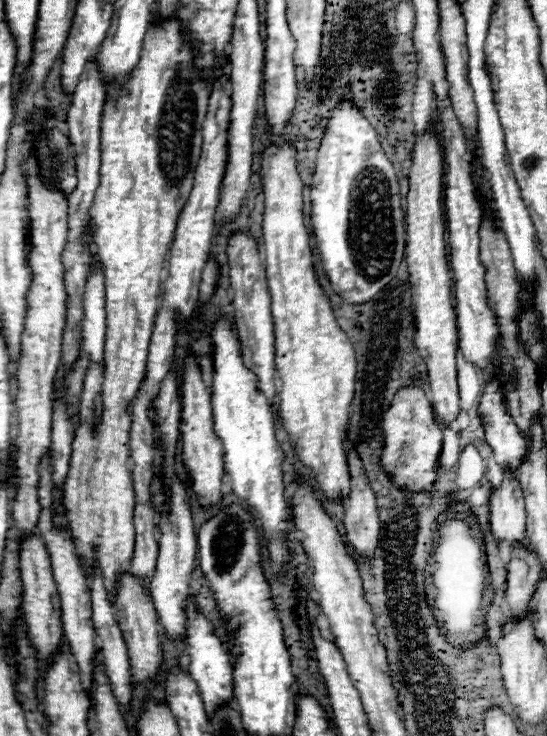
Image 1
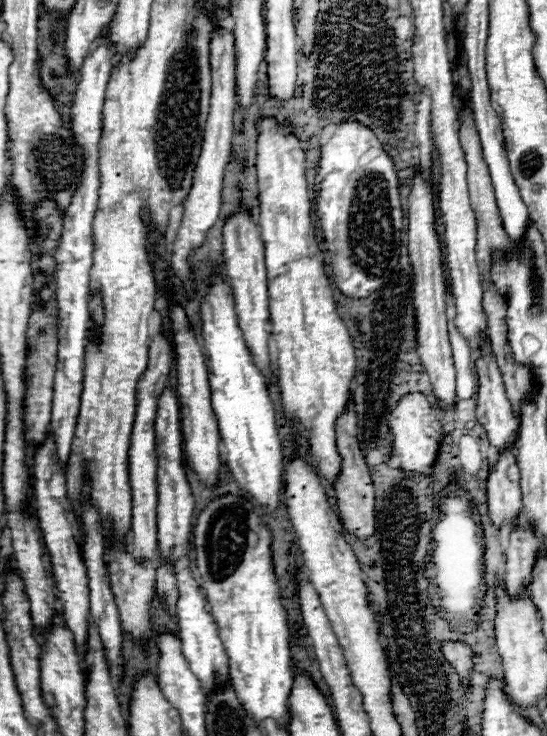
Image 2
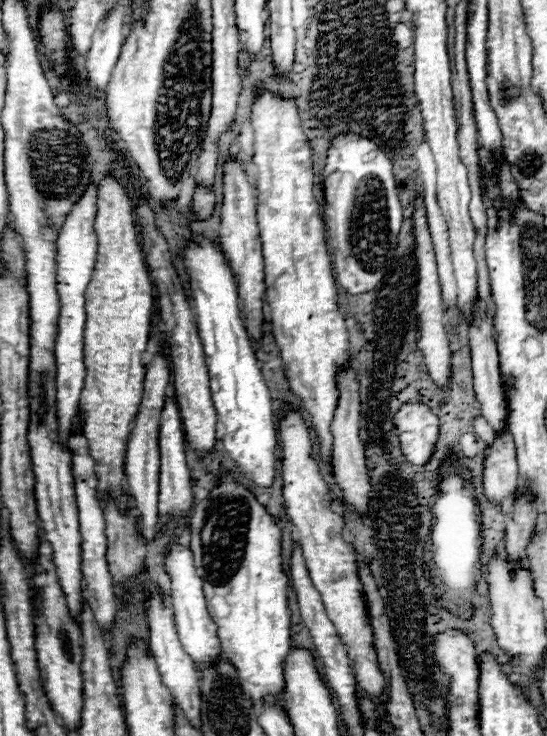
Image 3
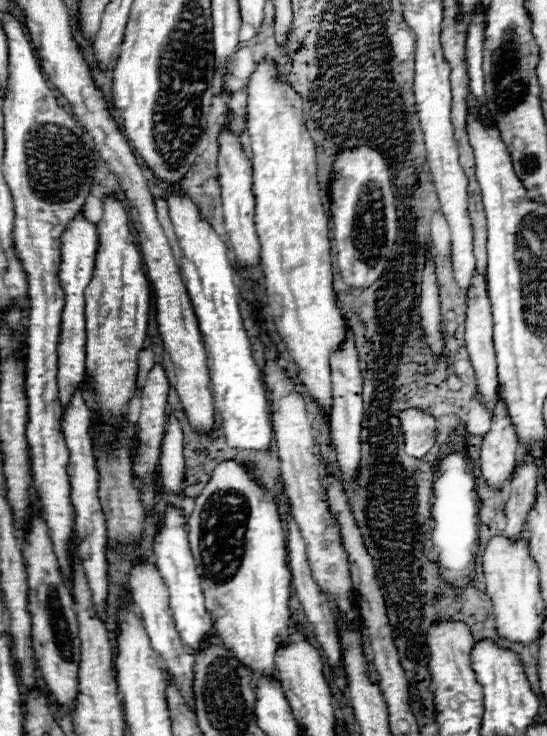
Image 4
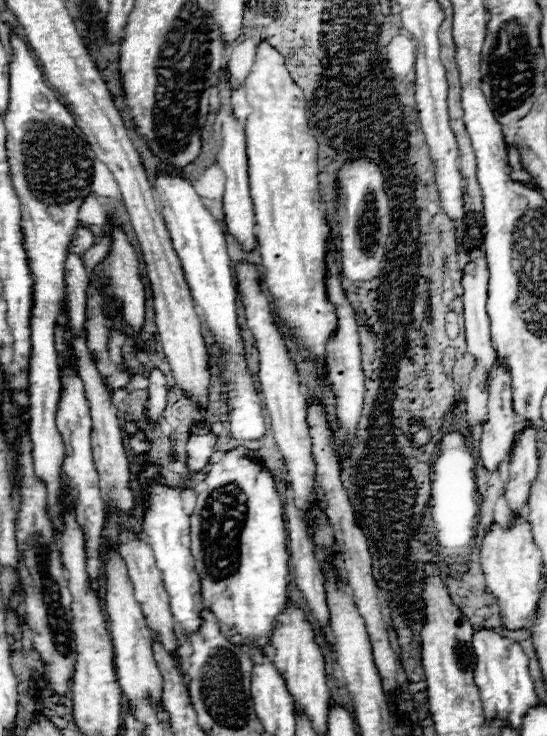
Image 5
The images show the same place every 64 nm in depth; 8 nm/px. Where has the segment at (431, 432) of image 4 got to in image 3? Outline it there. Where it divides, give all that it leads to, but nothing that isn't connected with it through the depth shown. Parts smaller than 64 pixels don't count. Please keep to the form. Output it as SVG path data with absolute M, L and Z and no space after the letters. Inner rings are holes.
M414 402L404 404L396 416L394 424L400 438L400 448L404 458L410 464L426 464L434 452L438 440L438 418L430 412L428 406Z

